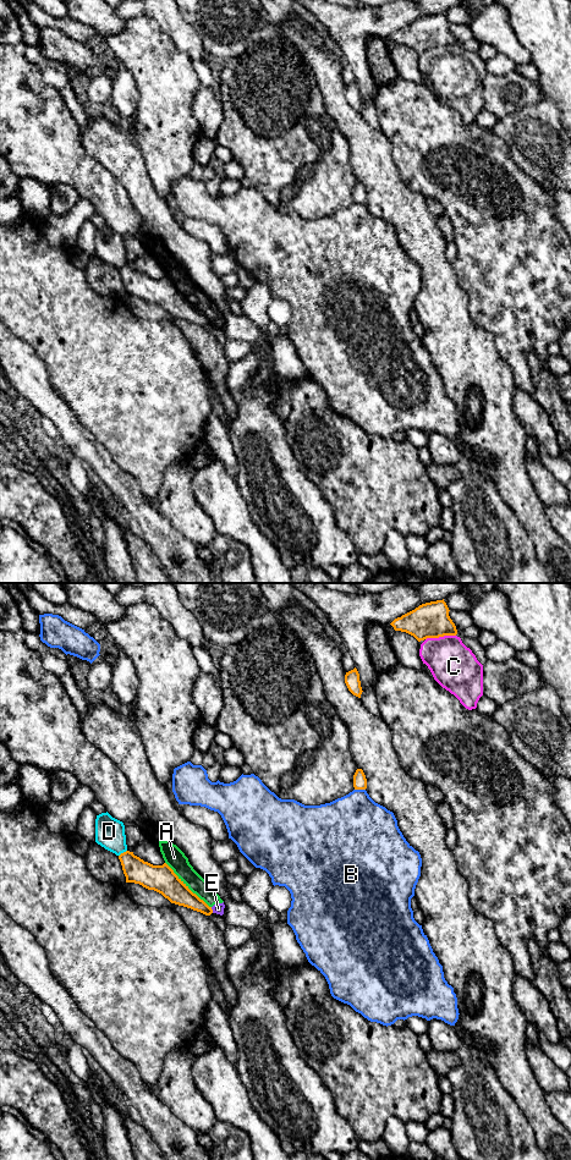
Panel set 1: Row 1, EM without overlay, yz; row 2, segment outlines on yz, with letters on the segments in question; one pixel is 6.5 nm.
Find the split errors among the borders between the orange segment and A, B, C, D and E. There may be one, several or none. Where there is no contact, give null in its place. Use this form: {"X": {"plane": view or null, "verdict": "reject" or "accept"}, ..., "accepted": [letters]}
{"A": {"plane": "yz", "verdict": "reject"}, "B": {"plane": "yz", "verdict": "reject"}, "C": {"plane": "yz", "verdict": "reject"}, "D": {"plane": "yz", "verdict": "reject"}, "E": {"plane": "yz", "verdict": "reject"}, "accepted": []}

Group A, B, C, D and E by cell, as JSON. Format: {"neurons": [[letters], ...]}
{"neurons": [["A", "E"], ["B"], ["C"], ["D"]]}

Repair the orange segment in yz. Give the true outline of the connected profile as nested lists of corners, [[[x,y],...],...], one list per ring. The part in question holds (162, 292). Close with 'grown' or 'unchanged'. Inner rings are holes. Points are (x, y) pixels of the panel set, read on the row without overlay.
[[[130,264],[121,266],[119,273],[126,296],[139,297],[148,303],[161,307],[171,317],[191,321],[205,329],[213,326],[212,320],[193,307],[166,276],[153,279]]]; unchanged

